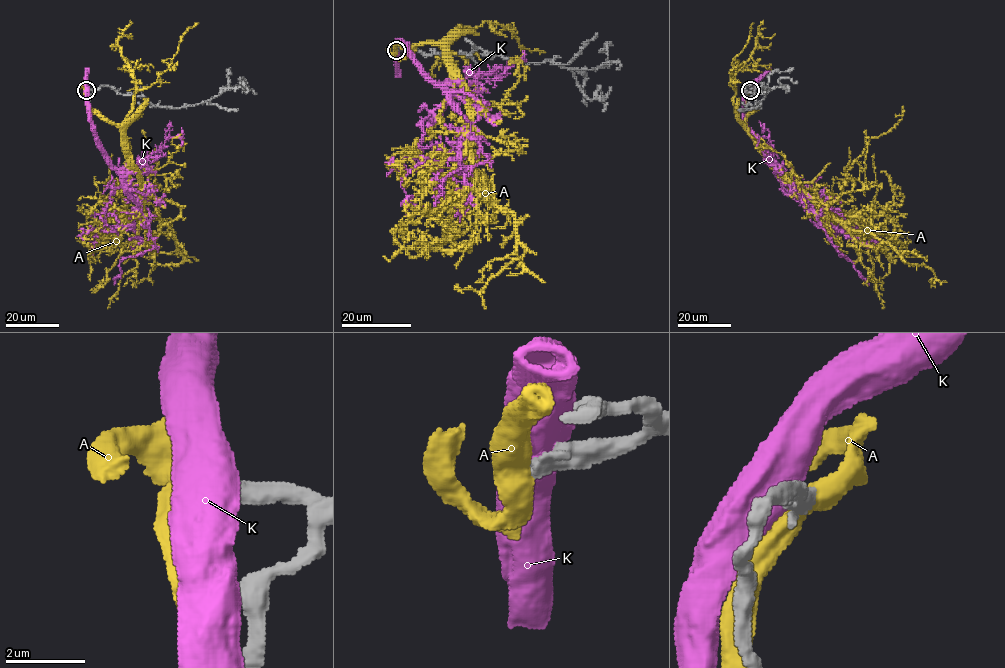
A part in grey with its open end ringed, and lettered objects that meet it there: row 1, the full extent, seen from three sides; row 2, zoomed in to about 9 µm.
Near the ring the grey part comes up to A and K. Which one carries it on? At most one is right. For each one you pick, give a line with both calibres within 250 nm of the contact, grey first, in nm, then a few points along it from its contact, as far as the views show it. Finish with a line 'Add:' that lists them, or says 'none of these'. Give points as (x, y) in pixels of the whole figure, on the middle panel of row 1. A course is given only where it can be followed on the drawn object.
Add: none of these

